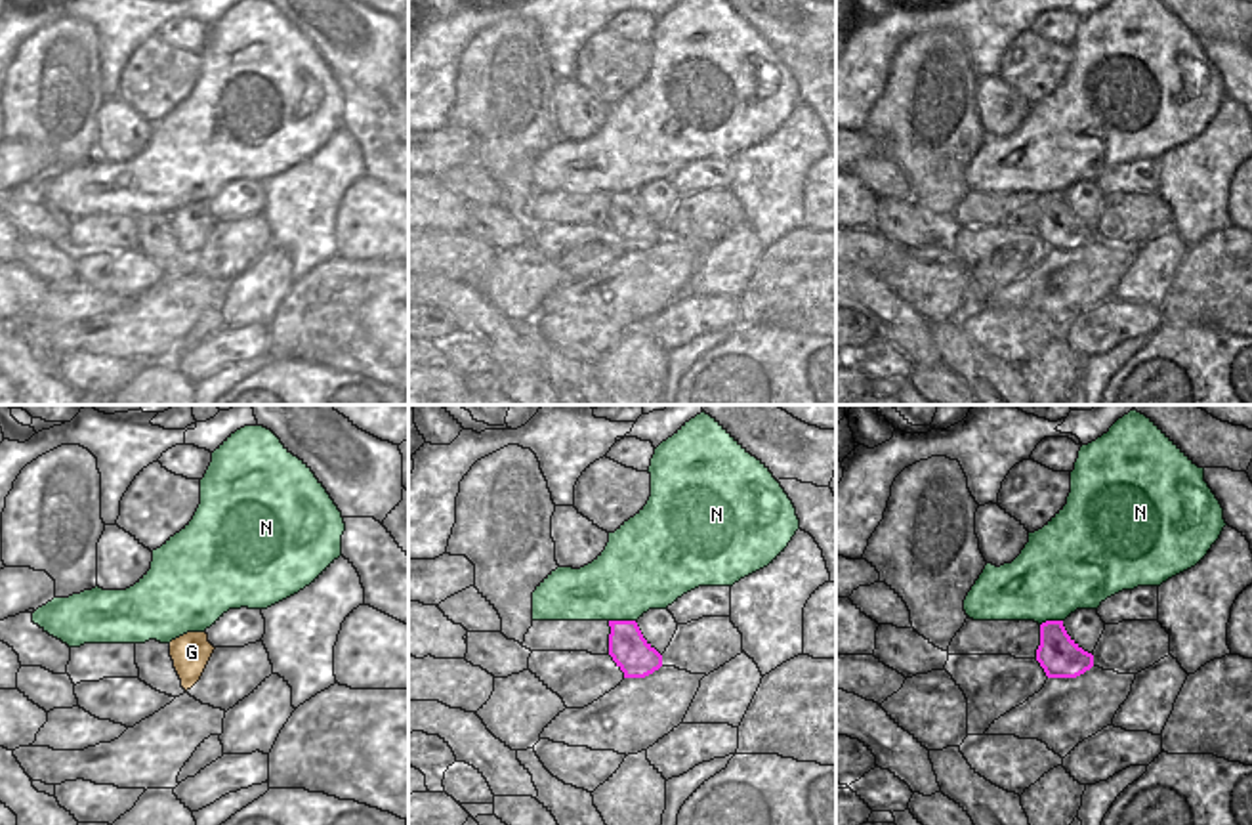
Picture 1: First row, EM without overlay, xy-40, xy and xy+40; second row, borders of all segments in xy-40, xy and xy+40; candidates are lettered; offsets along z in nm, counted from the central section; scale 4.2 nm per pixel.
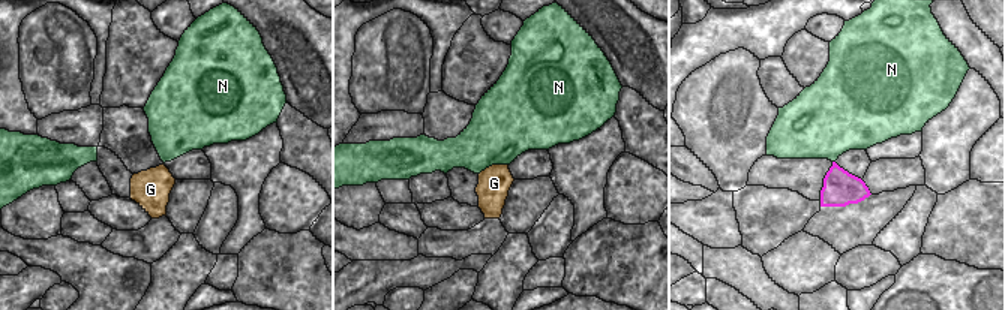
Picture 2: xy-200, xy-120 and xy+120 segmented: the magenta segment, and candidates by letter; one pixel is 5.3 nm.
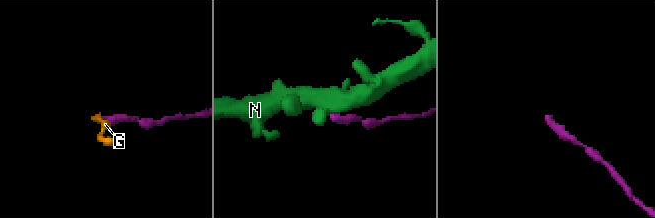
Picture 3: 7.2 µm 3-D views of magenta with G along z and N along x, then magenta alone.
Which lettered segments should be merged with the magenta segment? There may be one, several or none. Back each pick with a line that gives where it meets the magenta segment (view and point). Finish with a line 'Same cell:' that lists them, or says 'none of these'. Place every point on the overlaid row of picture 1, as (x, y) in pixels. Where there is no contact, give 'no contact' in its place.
G: no contact
Same cell: G

